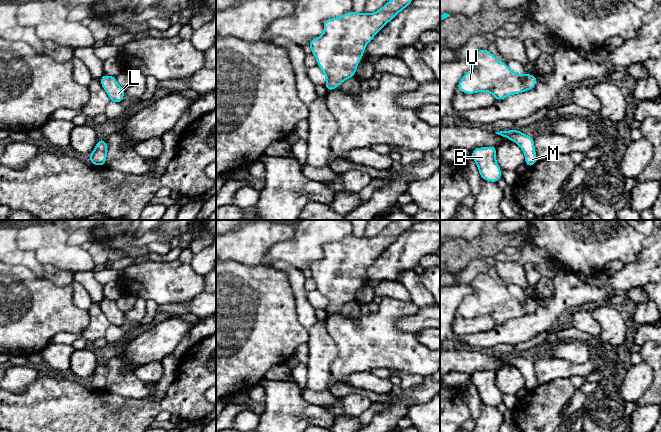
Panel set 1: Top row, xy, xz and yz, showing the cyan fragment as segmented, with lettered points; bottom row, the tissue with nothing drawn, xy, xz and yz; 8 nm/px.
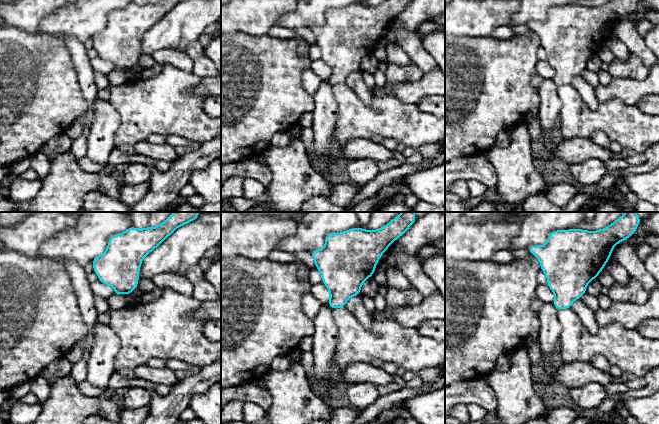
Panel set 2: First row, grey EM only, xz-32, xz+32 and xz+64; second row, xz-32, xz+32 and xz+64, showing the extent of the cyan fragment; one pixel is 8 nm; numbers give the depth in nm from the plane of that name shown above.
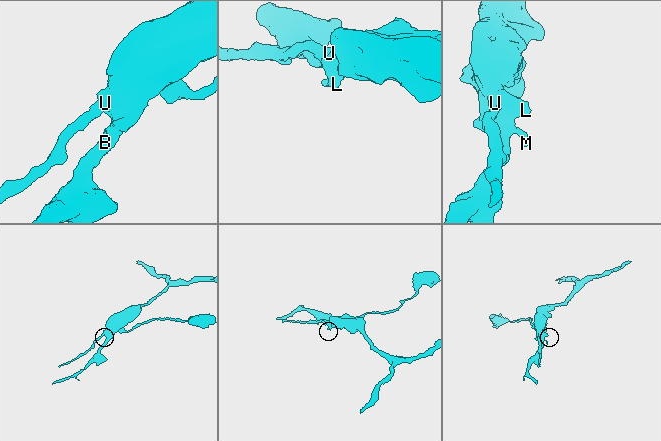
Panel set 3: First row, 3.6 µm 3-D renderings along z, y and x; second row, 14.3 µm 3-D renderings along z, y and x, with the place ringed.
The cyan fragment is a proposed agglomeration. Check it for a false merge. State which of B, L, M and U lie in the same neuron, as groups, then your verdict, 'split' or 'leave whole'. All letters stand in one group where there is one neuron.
groups B L M U; leave whole

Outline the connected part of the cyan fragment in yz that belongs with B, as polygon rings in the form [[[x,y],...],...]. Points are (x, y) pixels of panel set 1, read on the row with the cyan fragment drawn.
[[[498,146],[475,148],[471,156],[478,167],[481,179],[497,183],[501,179],[501,168],[496,161]]]

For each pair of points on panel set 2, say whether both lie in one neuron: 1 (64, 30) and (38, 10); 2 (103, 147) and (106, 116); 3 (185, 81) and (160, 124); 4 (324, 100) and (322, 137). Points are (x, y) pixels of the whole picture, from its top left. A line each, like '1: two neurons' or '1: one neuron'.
1: two neurons
2: one neuron
3: one neuron
4: one neuron

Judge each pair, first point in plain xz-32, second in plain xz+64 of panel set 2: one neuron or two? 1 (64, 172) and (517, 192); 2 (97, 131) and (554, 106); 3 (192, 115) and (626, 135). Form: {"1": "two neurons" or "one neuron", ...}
{"1": "one neuron", "2": "one neuron", "3": "one neuron"}

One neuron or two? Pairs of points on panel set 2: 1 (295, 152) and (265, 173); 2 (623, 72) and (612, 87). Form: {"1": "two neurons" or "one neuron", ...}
{"1": "two neurons", "2": "two neurons"}

